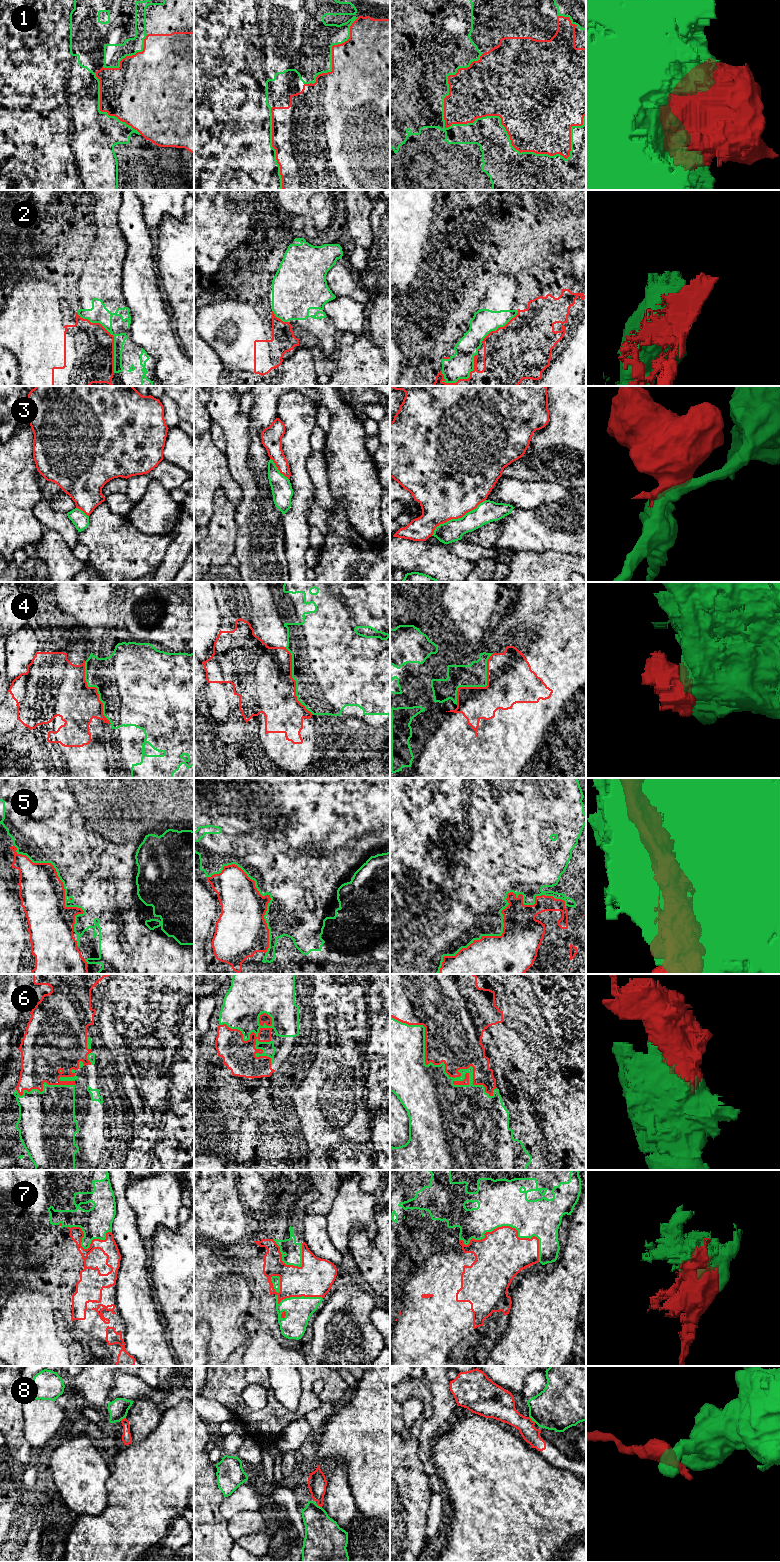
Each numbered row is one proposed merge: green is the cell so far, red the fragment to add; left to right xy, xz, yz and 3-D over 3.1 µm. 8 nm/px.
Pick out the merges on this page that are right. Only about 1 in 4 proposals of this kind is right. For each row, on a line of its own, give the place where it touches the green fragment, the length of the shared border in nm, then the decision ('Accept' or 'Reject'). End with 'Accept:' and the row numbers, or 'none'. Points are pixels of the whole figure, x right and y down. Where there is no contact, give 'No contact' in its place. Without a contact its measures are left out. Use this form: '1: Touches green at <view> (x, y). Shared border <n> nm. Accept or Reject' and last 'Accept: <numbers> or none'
1: Touches green at yz (506, 132). Shared border 1150 nm. Reject
2: Touches green at xy (113, 335). Shared border 550 nm. Reject
3: Touches green at yz (456, 519). Shared border 550 nm. Reject
4: Touches green at yz (480, 686). Shared border 500 nm. Reject
5: Touches green at yz (503, 916). Shared border 1150 nm. Reject
6: Touches green at yz (440, 1064). Shared border 1050 nm. Accept
7: Touches green at yz (509, 1225). Shared border 650 nm. Accept
8: Touches green at yz (532, 1419). Shared border 80 nm. Reject
Accept: 6, 7

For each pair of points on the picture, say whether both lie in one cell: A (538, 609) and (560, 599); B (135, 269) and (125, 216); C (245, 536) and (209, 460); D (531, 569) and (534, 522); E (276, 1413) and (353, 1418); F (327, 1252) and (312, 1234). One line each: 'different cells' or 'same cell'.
A: different cells
B: same cell
C: different cells
D: different cells
E: different cells
F: same cell

